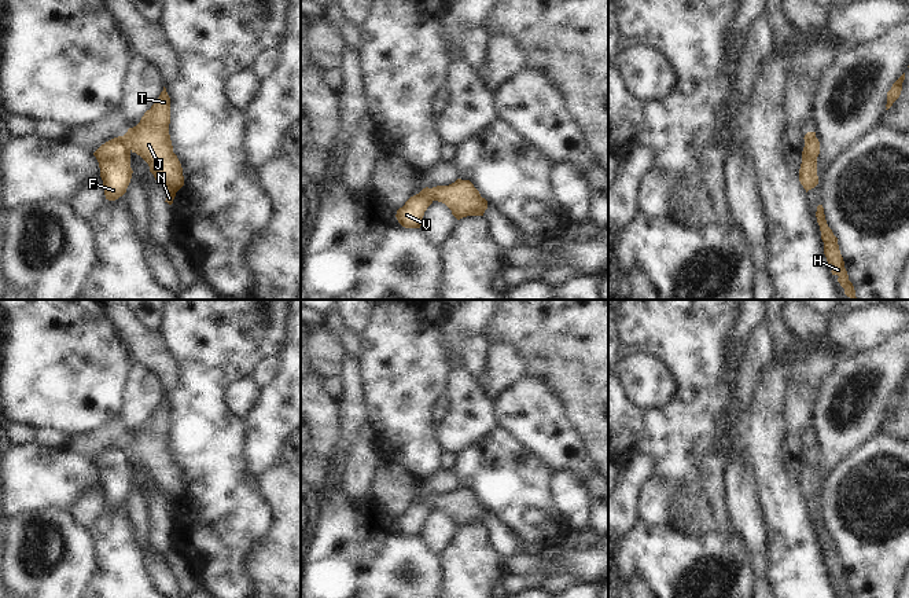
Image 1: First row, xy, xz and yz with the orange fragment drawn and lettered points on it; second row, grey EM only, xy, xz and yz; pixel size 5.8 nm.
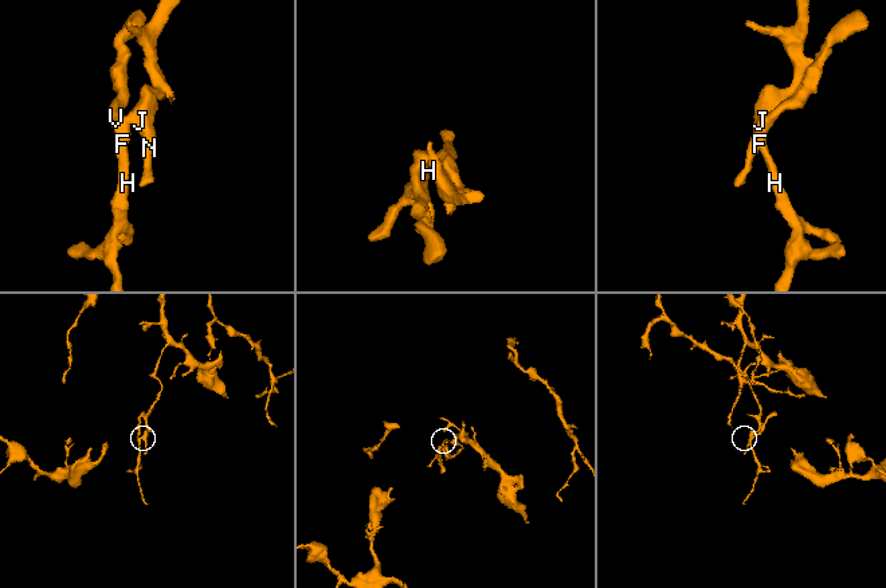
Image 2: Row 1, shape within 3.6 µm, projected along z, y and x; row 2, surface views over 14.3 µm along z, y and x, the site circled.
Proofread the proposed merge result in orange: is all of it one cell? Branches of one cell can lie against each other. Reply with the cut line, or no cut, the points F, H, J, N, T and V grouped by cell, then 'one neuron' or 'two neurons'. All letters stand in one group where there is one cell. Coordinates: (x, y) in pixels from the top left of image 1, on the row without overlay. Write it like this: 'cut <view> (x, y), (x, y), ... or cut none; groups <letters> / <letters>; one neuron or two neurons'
cut xy (122, 444), (131, 457); groups F H V / J N T; two neurons

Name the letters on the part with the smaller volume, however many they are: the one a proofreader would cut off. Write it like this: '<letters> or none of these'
F, H, V

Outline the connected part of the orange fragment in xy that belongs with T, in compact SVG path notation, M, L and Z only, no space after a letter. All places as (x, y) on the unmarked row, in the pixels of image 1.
M163 395L159 406L144 421L140 430L124 443L132 461L150 474L155 488L166 496L166 509L173 511L176 500L184 494L183 476L173 461L169 443L170 406Z

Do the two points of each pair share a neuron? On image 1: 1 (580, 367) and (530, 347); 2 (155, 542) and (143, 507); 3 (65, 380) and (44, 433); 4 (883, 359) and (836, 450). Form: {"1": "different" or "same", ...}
{"1": "same", "2": "different", "3": "different", "4": "same"}

